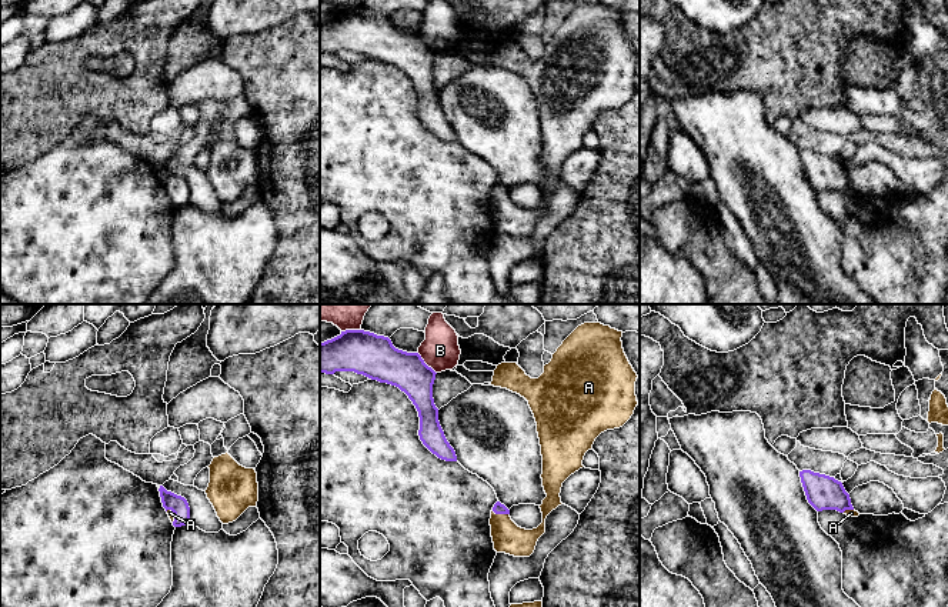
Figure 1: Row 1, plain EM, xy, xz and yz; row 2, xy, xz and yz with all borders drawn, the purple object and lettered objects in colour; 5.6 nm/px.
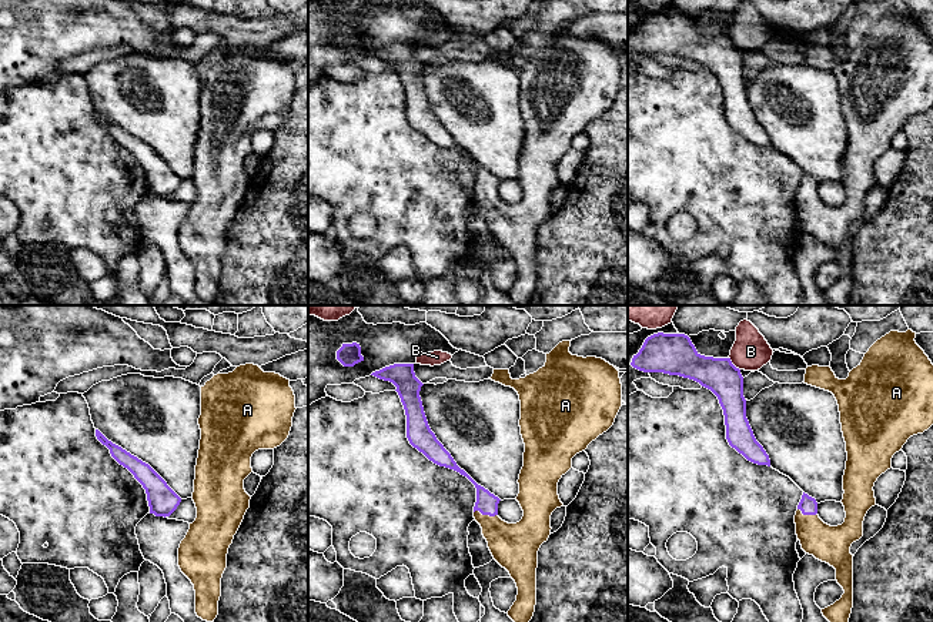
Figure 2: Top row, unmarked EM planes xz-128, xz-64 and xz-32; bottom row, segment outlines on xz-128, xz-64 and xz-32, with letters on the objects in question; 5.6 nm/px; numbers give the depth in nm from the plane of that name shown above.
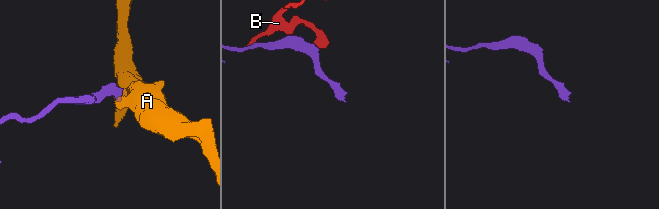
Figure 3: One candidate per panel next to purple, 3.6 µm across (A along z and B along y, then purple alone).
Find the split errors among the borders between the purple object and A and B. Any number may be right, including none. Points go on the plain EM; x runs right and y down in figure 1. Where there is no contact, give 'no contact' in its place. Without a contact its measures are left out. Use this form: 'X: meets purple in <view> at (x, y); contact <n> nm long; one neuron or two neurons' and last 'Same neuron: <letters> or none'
A: meets purple in xz at (500, 193); contact 110 nm long; one neuron
B: meets purple in xz at (424, 43); contact 170 nm long; two neurons
Same neuron: A

